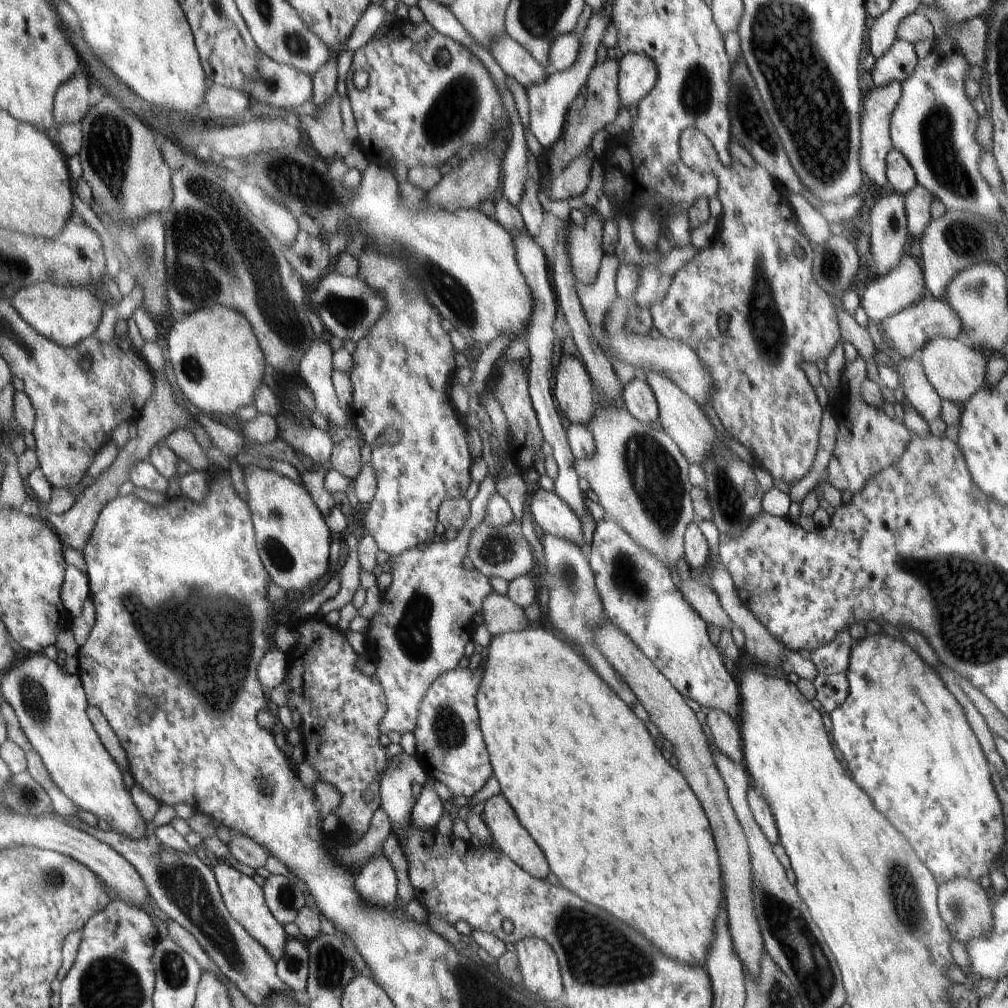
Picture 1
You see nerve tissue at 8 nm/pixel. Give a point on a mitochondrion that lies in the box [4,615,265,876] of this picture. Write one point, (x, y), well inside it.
(35, 704)

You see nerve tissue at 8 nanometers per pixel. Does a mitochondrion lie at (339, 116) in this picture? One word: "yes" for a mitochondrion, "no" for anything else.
no

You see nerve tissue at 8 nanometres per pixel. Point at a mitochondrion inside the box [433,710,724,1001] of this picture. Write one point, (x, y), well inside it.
(574, 929)

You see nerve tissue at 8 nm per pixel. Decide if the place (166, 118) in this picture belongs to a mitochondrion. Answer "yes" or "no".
no

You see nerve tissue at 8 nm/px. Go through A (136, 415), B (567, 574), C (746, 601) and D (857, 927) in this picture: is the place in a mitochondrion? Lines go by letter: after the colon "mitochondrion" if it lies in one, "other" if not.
A: other
B: mitochondrion
C: other
D: other

